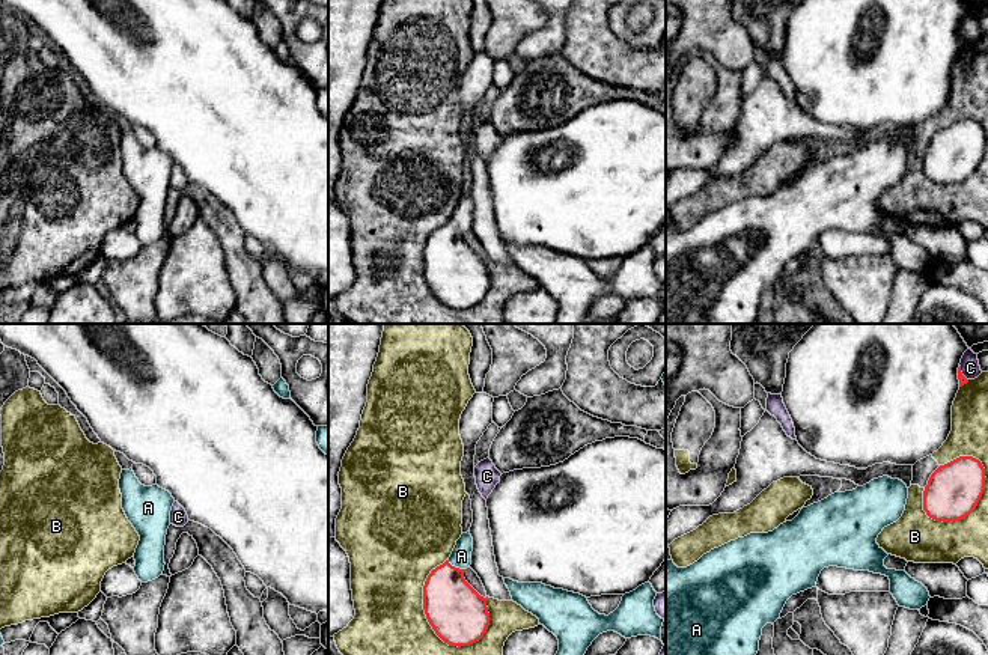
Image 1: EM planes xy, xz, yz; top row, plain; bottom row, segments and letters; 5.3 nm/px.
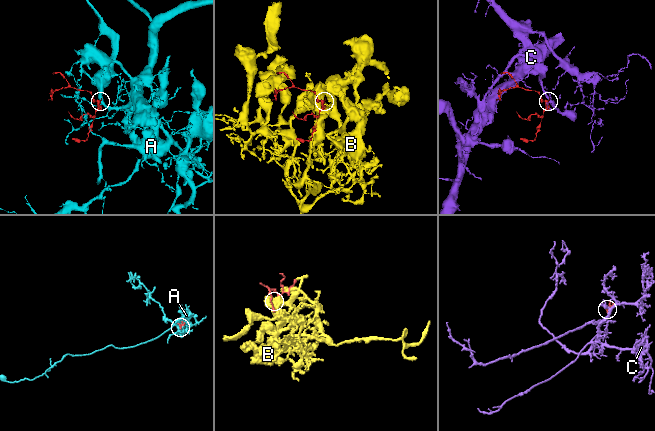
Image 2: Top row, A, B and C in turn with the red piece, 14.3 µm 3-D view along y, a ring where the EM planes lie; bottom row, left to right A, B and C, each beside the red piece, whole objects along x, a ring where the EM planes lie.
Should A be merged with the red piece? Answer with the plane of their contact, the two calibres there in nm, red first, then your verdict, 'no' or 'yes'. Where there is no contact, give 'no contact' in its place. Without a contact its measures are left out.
xz | 320/110 nm | yes

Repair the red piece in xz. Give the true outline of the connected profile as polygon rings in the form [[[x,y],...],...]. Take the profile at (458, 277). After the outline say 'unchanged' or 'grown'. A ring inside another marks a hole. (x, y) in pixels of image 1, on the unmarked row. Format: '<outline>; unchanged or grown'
[[[462,196],[450,220],[431,233],[423,248],[423,273],[435,297],[449,309],[470,309],[488,292],[486,260],[464,241],[471,227],[473,200]]]; grown

